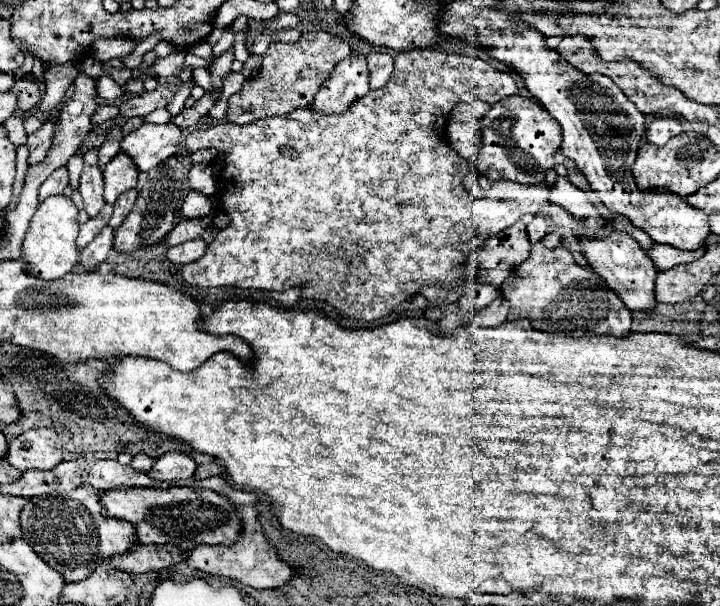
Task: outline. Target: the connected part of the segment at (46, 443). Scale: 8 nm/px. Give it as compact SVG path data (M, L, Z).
M52 428L26 430L8 446L6 460L22 472L52 470L62 462L62 440Z

